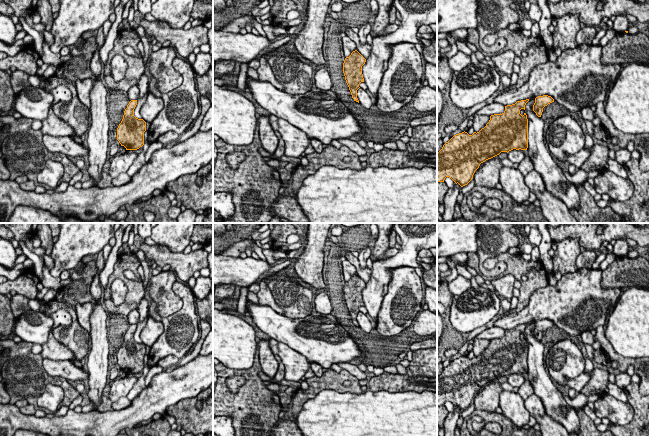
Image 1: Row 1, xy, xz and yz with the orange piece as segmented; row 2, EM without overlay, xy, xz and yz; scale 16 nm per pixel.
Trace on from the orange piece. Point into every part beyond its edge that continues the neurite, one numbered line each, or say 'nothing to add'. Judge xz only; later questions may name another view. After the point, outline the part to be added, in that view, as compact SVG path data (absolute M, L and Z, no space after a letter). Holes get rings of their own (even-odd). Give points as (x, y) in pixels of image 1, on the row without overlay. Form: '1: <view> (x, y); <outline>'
nothing to add

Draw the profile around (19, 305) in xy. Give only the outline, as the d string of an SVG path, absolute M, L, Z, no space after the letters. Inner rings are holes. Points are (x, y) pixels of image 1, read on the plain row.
M15 294L10 298L10 306L14 320L17 320L22 314L31 310L28 305L29 300L29 298L19 294Z

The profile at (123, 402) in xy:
M121 397L117 402L112 403L114 410L122 410L131 404L131 400L127 397Z

